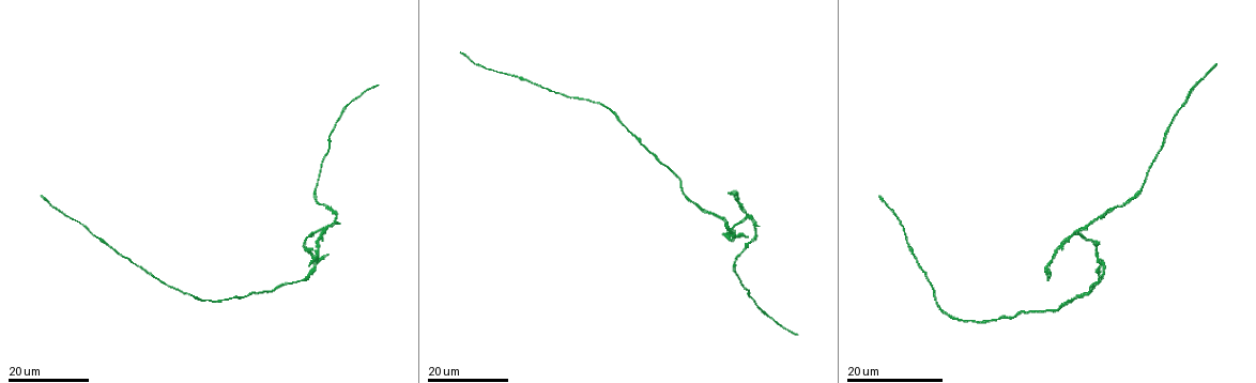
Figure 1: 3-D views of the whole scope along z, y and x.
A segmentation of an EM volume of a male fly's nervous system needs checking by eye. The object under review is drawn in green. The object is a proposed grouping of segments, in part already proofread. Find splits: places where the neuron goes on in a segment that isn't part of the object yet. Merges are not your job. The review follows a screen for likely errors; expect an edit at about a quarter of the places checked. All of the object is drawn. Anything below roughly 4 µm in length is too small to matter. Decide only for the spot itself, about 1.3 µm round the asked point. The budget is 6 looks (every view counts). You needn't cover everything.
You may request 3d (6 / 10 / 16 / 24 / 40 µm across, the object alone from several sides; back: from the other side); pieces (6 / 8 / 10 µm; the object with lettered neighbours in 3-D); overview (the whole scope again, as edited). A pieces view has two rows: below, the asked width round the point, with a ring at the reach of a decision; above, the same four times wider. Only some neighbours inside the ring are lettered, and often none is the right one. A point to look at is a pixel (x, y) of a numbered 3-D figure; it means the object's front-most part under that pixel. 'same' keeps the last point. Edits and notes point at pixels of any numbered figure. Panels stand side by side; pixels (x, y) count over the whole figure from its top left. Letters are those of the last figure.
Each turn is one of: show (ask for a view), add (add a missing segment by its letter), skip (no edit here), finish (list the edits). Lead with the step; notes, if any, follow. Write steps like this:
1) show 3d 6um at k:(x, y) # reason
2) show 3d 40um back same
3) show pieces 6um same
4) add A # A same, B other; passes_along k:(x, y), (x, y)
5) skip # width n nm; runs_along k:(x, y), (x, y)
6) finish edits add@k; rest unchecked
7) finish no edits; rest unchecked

show 3d 16um at 1:(1048, 280) # an open end

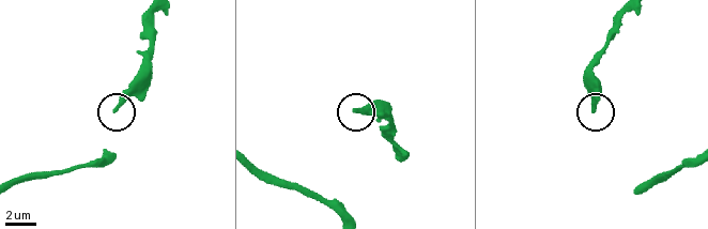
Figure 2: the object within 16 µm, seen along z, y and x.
show pieces 6um at 2:(595, 110)

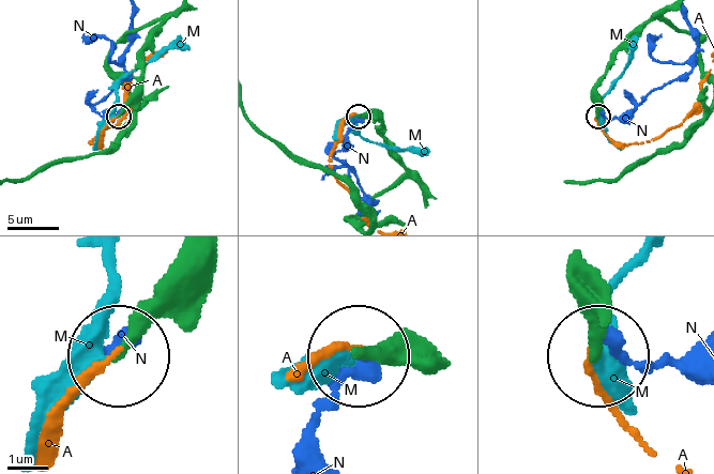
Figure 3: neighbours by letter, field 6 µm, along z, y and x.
skip # A other, M other, N other; runs_along 3:(407, 345), (359, 352); none of them fits

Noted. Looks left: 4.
show 3d 24um at 1:(795, 333) # branch stops here

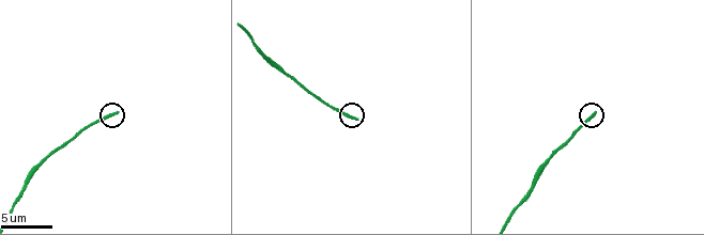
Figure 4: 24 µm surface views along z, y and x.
show pieces 10um at 4:(116, 113) # see the neighbours

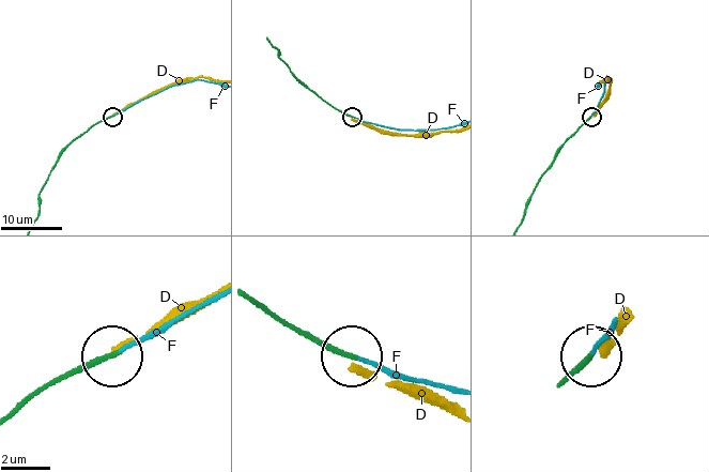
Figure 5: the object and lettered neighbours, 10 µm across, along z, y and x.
add F # D other, F same; passes_along 5:(561, 383), (613, 328); it goes on there

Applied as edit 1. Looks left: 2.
finish edits add@5; rest unchecked

